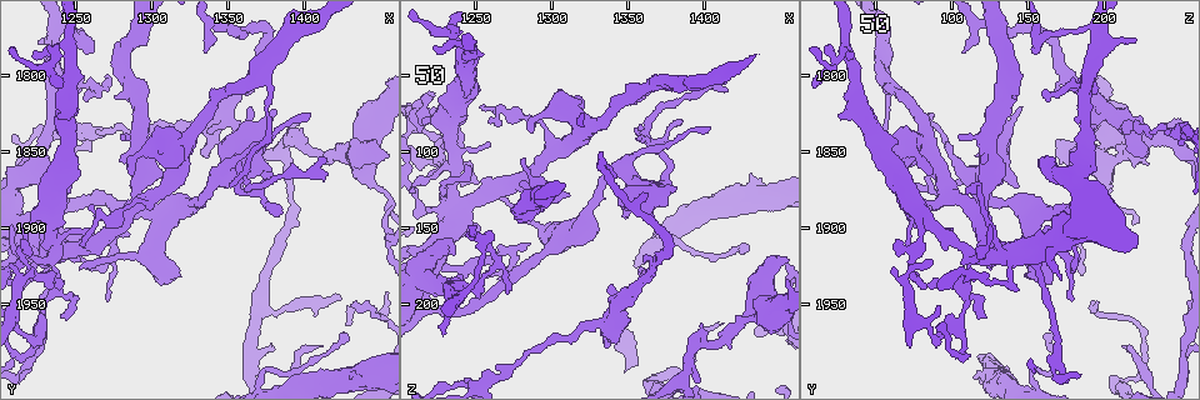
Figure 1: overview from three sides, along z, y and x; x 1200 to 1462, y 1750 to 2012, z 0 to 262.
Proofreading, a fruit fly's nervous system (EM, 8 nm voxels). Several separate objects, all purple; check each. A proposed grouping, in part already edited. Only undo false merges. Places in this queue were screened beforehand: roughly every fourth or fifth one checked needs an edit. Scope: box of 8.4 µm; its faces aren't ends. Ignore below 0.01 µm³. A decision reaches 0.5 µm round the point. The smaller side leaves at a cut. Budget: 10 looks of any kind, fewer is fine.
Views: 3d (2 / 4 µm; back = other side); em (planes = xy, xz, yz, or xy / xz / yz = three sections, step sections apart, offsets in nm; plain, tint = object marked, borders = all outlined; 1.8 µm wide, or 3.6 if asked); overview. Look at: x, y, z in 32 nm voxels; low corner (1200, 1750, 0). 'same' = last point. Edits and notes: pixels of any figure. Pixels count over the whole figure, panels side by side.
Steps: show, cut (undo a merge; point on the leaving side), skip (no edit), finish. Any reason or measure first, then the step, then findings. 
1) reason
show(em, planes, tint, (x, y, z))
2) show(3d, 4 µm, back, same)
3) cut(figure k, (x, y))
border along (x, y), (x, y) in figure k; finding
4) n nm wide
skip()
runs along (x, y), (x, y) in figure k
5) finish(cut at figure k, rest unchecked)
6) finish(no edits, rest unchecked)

branch point
show(em, xy, step 8, borders, (1340, 1830, 214))

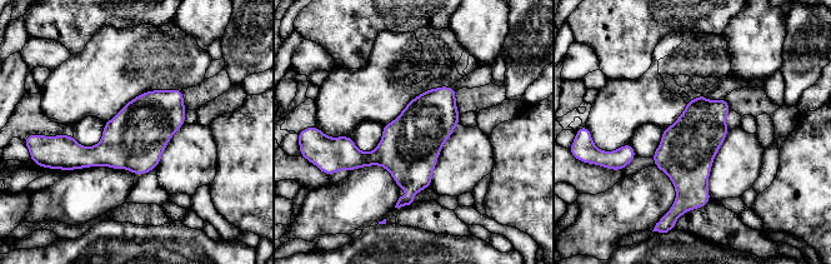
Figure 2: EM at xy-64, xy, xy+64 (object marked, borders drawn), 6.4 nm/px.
another direction
show(em, planes, borders, same)

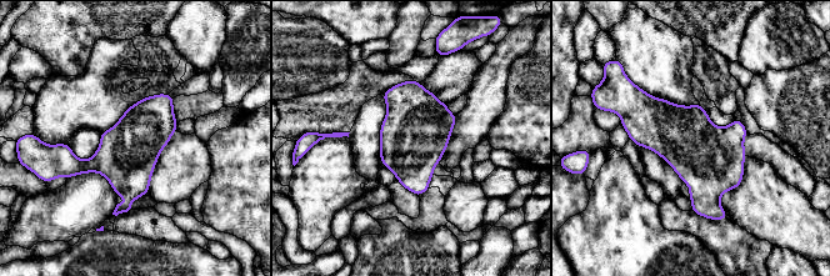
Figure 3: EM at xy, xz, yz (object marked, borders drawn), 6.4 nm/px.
380 nm wide
skip()
all the same neuron

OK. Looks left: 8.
arms part here
show(3d, 4 µm, (1284, 1892, 118))

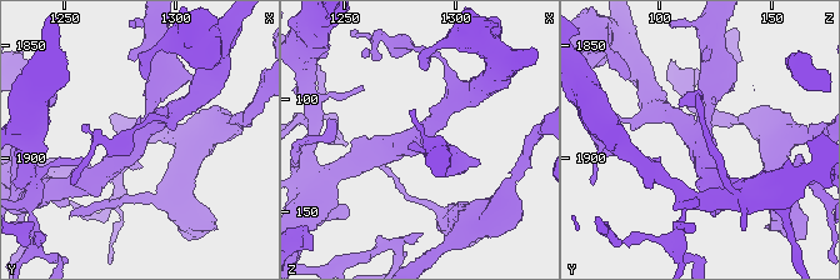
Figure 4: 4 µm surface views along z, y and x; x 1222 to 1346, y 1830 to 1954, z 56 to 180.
3 arms; arms of 240, 260, 340 nm; need the tissue
show(em, 3.6 µm, planes, tint, (1283, 1893, 119))

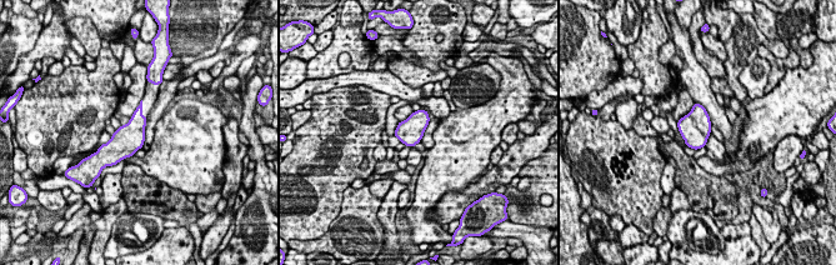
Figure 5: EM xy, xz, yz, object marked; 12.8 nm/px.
skip()
one neuron here

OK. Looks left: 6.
a fork
show(3d, 4 µm, (1226, 1966, 104))

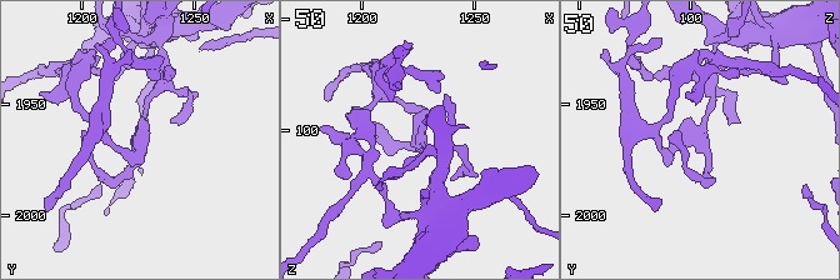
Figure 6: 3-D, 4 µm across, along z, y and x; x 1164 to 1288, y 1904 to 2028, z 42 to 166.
3 arms
show(em, planes, tint, (1227, 1965, 102))

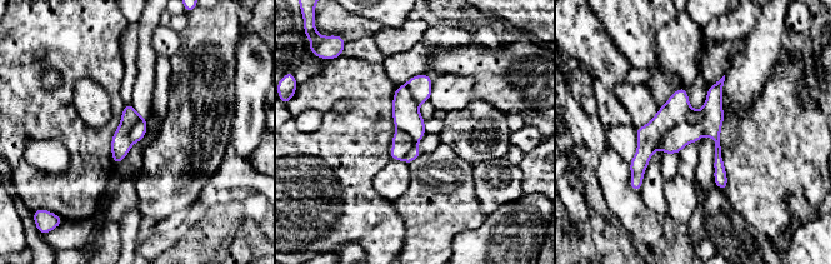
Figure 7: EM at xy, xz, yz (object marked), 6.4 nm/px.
180 nm wide
cut(figure 7, (675, 139))
border along (702, 110), (655, 148) in figure 7; a second neuron is stuck on

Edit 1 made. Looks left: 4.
finish(cut at figure 7, rest unchecked)

